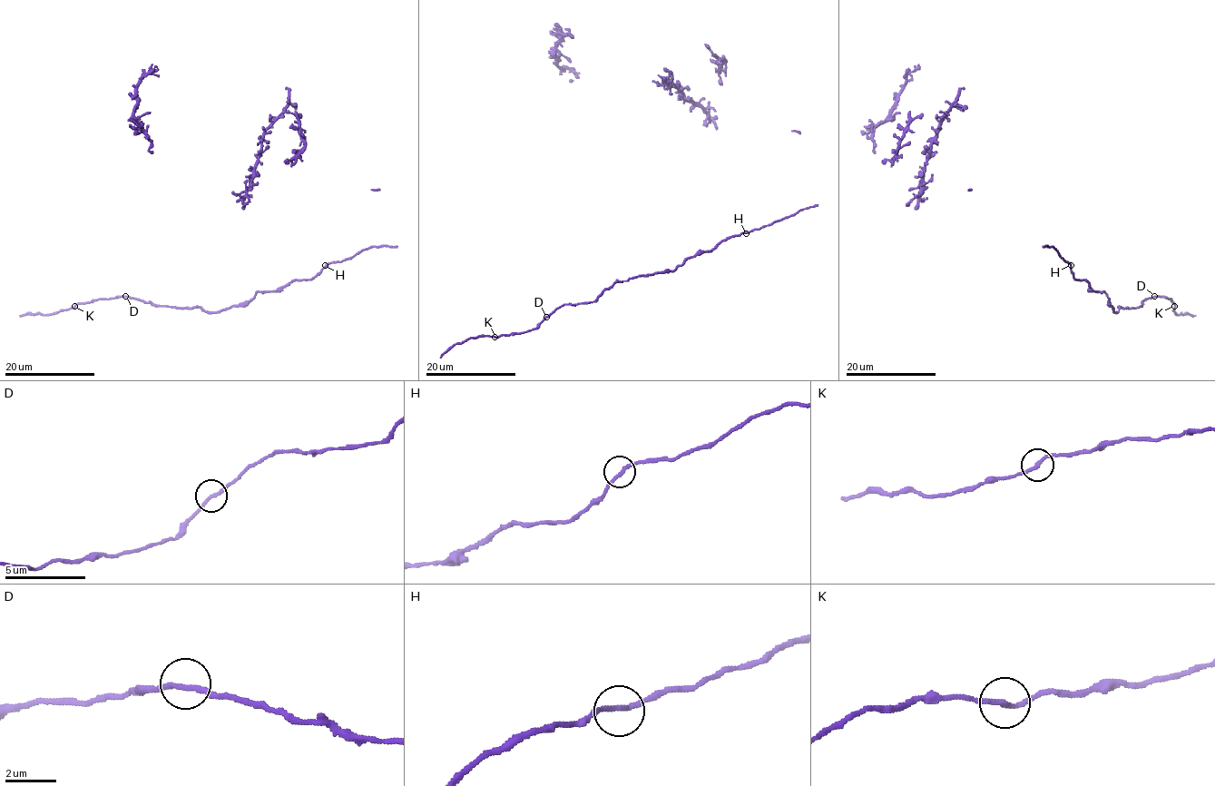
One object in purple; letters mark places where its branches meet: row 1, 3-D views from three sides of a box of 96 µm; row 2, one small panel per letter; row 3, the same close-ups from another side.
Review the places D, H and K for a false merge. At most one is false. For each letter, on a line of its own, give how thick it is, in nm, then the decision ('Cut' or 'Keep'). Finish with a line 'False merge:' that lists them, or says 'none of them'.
D: Thickness 190 nm. Keep
H: Thickness 190 nm. Keep
K: Thickness 190 nm. Keep
False merge: none of them

